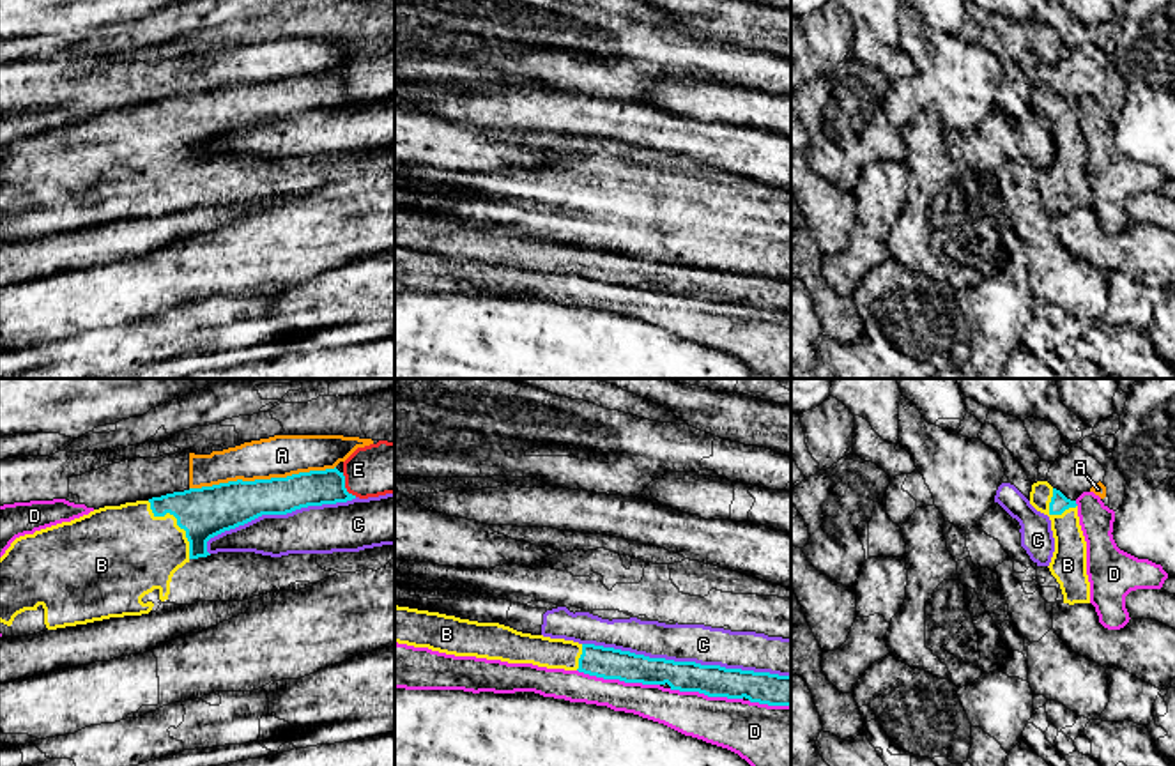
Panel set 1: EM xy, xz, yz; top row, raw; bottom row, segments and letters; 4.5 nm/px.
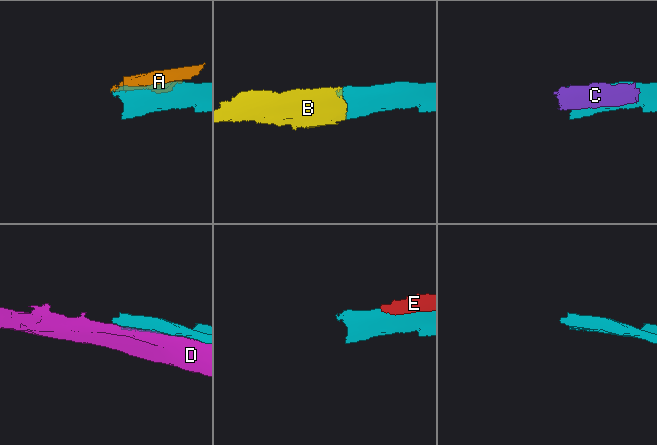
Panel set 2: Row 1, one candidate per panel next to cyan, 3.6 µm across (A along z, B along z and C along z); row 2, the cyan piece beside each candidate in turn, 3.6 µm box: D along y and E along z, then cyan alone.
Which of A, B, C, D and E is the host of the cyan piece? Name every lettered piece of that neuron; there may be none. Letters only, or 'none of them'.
B

